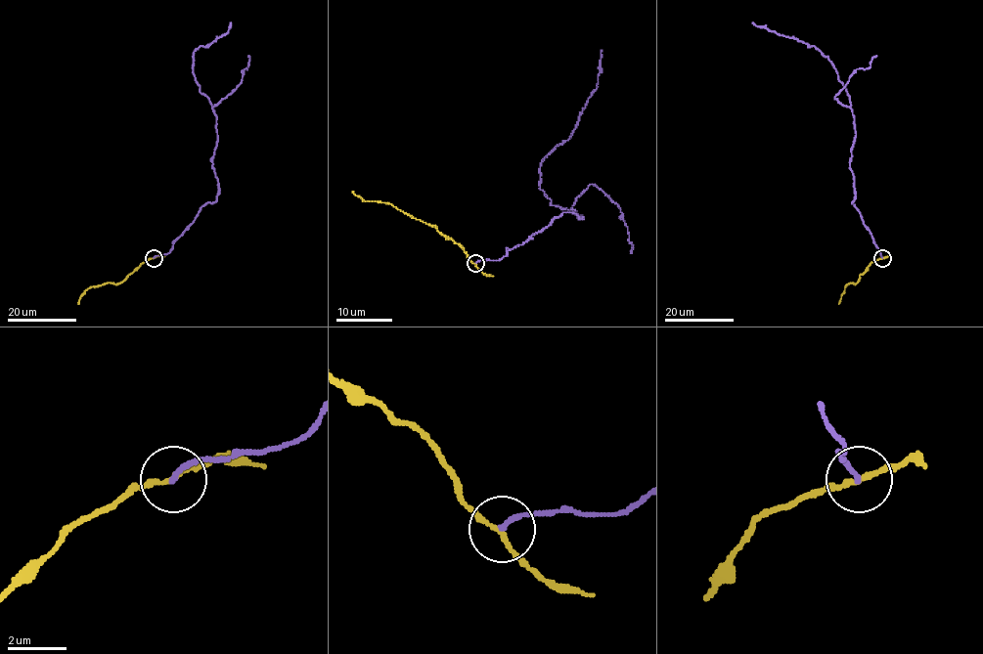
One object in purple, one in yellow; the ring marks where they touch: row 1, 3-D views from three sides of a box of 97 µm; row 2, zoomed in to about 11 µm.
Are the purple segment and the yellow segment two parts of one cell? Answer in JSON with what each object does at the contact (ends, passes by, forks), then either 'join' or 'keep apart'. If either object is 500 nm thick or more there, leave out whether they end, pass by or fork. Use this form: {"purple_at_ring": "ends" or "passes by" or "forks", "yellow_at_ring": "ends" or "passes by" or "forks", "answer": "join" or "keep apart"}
{"purple_at_ring": "ends", "yellow_at_ring": "passes by", "answer": "keep apart"}

